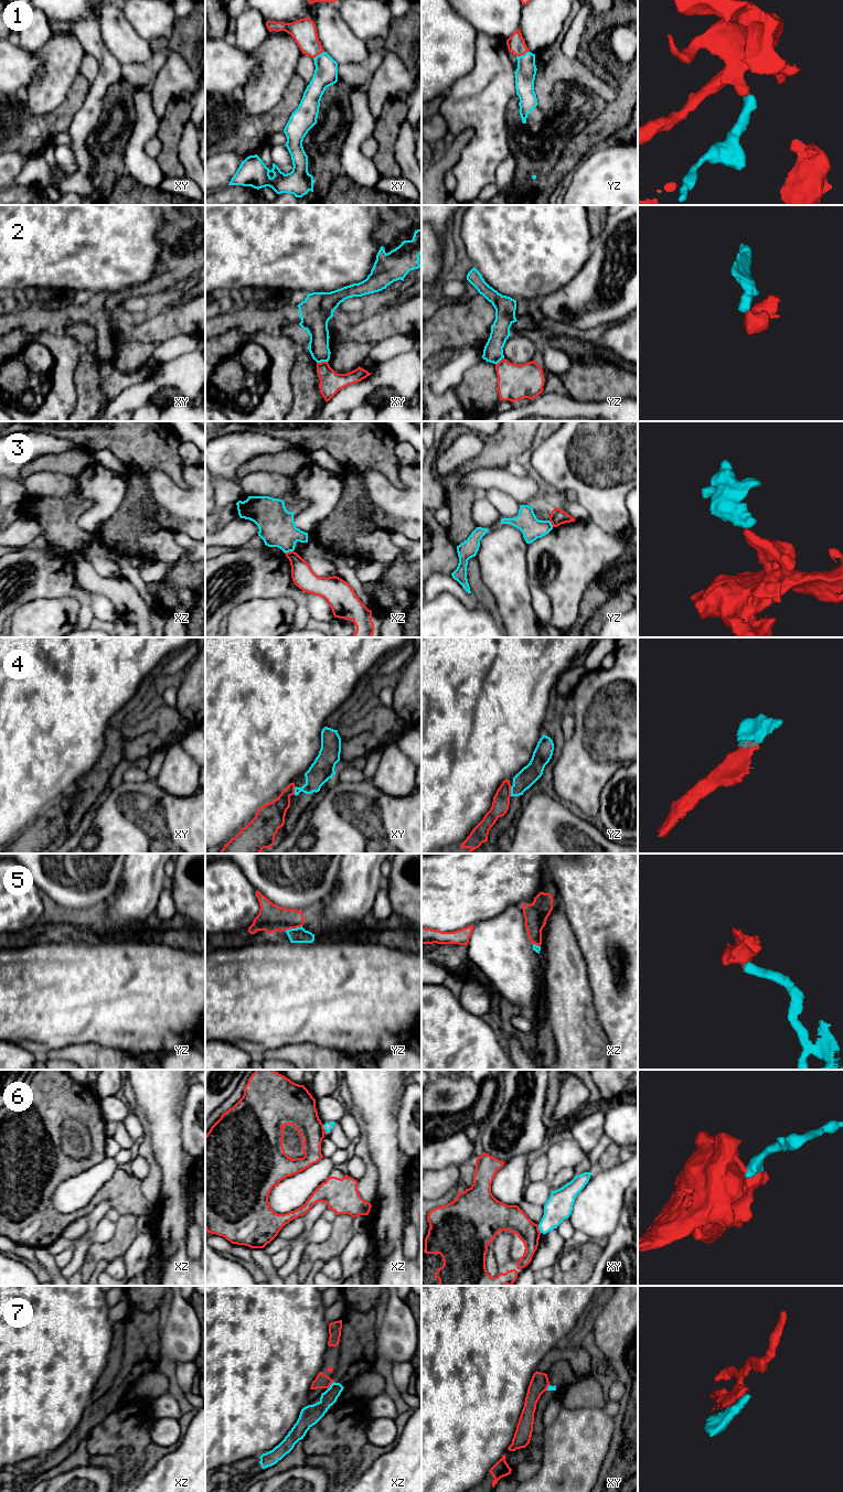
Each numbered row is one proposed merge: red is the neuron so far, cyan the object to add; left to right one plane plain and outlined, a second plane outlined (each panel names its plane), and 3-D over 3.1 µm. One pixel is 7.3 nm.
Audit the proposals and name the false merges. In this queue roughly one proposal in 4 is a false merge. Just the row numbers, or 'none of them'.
2, 3, 4, 6, 7

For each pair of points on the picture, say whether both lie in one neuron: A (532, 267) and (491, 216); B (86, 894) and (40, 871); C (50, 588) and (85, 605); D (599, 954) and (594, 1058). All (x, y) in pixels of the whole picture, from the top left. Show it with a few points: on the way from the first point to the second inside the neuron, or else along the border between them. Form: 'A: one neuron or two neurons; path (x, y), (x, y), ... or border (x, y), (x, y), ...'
A: one neuron; path (530, 255), (503, 228)
B: one neuron; path (75, 883), (68, 877), (51, 877)
C: one neuron; path (60, 588), (70, 588), (78, 596)
D: two neurons; border (589, 987), (593, 994), (596, 1019), (605, 1031)

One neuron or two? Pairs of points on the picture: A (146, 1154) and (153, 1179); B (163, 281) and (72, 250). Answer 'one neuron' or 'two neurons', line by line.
A: one neuron
B: two neurons

